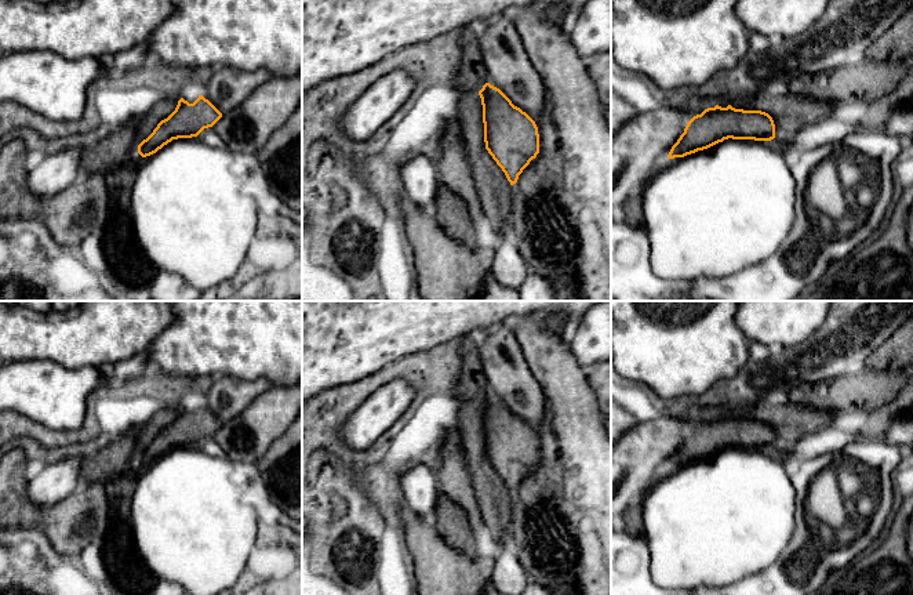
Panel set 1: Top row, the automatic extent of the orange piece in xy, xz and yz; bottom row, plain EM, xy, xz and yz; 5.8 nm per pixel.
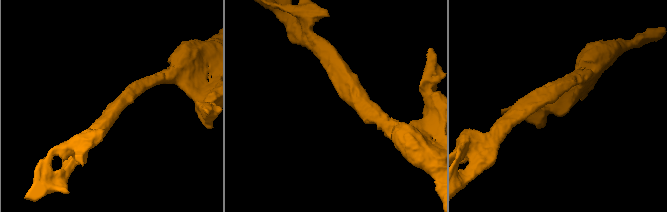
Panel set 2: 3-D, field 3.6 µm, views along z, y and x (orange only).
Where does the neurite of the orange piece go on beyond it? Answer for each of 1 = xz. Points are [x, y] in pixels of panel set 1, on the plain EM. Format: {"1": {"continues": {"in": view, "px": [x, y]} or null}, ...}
{"1": {"continues": null}}

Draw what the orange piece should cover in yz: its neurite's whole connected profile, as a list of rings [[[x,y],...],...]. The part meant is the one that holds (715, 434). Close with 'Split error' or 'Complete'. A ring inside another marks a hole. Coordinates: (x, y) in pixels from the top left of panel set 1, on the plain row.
[[[731,414],[708,417],[687,432],[668,468],[684,467],[728,447],[771,450],[775,447],[774,429],[761,420],[735,418]]]. Complete

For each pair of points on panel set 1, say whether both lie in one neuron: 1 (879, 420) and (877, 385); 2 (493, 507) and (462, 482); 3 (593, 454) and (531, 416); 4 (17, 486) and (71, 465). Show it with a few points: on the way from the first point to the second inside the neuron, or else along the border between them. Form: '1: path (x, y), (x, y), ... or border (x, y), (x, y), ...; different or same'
1: border (898, 395), (864, 416); different
2: border (465, 460), (483, 519); different
3: border (542, 389), (545, 420), (534, 430); different
4: border (32, 470), (28, 497), (50, 505); different

